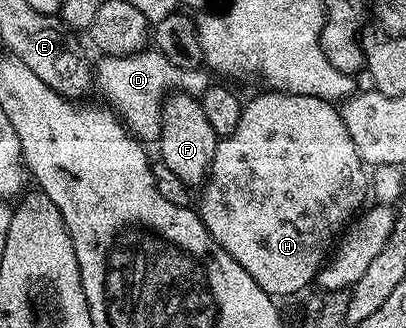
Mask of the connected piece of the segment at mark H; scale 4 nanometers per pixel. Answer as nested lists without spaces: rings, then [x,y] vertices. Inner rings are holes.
[[[266,89],[263,95],[258,95],[255,99],[249,100],[247,98],[236,129],[232,129],[230,135],[223,135],[219,138],[218,148],[212,157],[210,173],[200,188],[202,196],[199,199],[197,196],[196,199],[196,210],[199,217],[204,221],[208,233],[212,233],[216,242],[242,266],[244,273],[248,273],[248,277],[252,277],[252,281],[256,281],[256,285],[260,285],[260,289],[267,291],[271,297],[294,295],[297,291],[304,290],[309,283],[315,282],[332,244],[339,238],[343,228],[363,210],[364,204],[367,202],[367,200],[365,201],[366,195],[368,199],[367,168],[362,162],[356,141],[352,141],[352,133],[348,133],[348,129],[344,125],[341,110],[337,106],[333,107],[334,105],[331,100],[321,99],[315,95],[291,95],[277,89]]]

